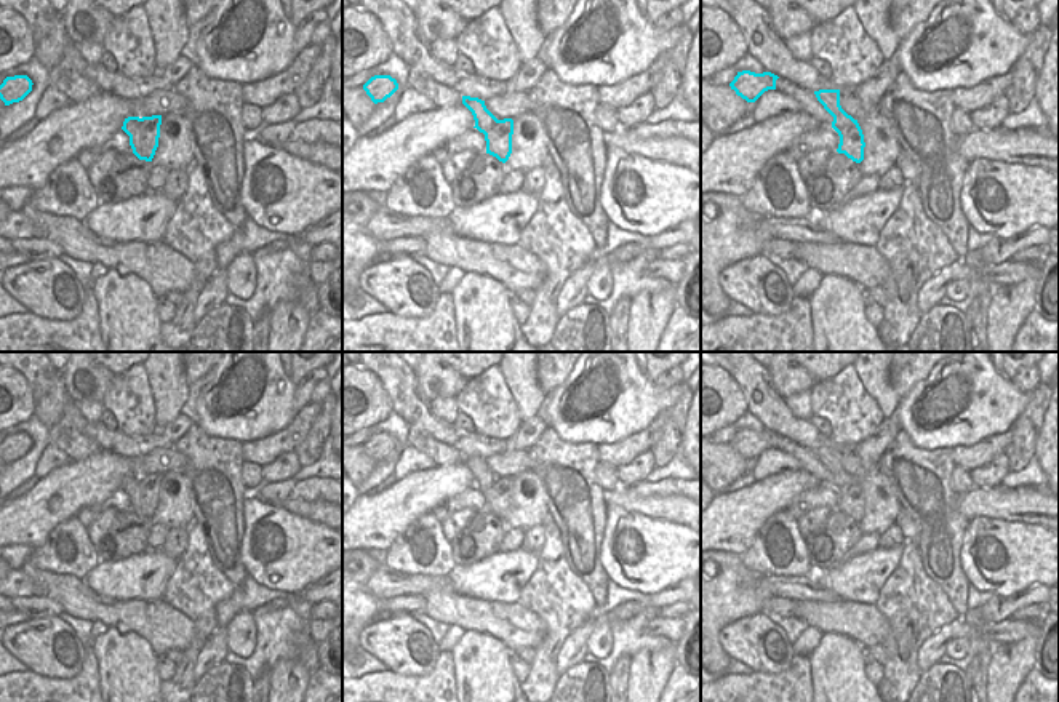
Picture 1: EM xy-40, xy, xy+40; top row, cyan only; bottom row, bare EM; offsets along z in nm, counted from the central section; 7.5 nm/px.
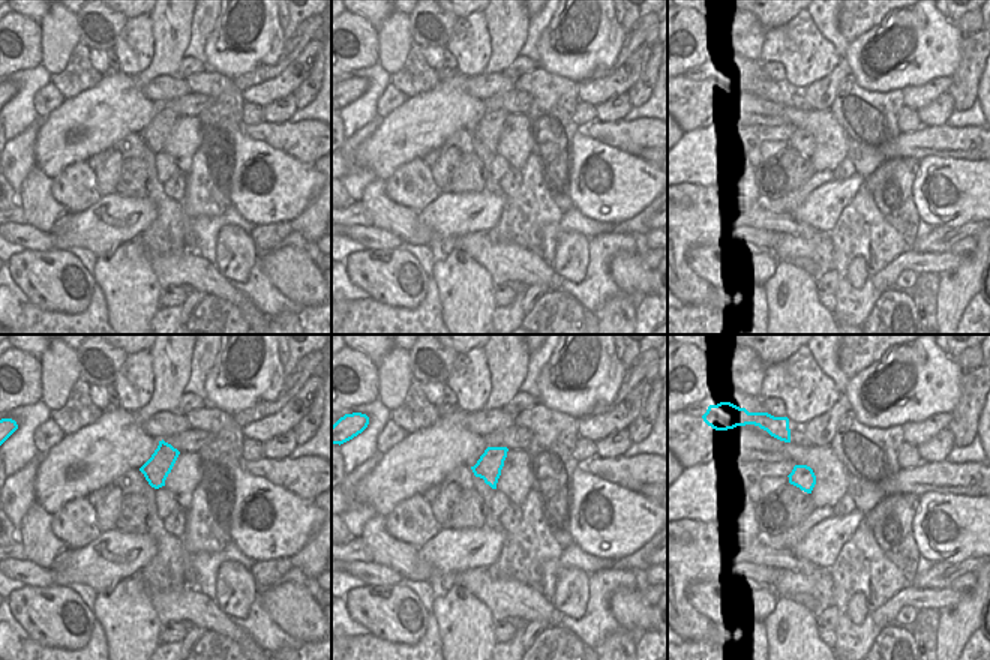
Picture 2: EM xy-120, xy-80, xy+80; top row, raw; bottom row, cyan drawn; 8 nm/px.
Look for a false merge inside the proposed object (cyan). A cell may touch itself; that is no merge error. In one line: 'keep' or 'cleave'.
cleave

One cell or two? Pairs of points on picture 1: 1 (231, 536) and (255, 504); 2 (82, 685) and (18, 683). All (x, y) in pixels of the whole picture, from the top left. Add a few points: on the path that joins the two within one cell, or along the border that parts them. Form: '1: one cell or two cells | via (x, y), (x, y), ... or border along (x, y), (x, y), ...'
1: two cells | border along (250, 493), (243, 499), (240, 557)
2: one cell | via (66, 685), (34, 685)

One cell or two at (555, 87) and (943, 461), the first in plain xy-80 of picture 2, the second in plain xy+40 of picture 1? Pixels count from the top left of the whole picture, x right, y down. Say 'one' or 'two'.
one

